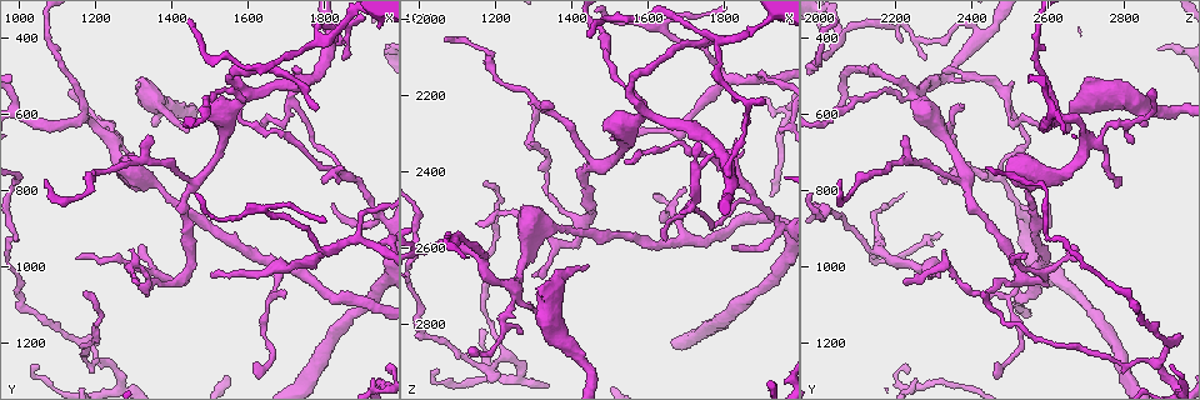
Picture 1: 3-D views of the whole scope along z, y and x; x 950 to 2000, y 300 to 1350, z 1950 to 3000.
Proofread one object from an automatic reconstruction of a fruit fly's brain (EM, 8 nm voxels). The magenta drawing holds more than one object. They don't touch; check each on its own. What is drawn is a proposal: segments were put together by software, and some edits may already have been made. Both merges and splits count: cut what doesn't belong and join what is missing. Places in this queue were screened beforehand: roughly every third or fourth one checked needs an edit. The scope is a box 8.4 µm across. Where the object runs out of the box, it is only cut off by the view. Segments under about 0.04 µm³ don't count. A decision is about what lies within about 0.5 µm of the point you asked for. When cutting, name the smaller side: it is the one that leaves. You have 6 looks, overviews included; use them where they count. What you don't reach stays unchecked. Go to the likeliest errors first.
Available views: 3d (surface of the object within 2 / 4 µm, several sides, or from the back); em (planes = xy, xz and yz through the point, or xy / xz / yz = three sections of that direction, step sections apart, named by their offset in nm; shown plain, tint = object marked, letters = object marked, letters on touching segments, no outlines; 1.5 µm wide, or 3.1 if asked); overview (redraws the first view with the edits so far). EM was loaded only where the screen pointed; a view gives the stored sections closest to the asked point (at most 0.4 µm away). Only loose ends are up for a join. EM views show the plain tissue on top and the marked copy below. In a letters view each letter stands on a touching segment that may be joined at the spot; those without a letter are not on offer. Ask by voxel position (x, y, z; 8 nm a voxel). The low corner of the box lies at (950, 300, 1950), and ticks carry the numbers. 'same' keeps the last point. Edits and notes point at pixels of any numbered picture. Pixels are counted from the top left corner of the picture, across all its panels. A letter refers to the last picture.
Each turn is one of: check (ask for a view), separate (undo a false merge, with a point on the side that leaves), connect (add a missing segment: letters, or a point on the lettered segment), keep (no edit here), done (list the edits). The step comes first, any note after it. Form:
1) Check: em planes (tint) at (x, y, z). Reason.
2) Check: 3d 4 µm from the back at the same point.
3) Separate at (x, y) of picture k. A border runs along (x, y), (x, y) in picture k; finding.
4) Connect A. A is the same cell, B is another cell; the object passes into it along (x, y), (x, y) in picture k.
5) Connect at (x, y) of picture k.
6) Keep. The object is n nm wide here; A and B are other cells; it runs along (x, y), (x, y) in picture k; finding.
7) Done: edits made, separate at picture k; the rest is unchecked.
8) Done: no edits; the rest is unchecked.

Check: em planes (letters) at (1445, 645, 2640).

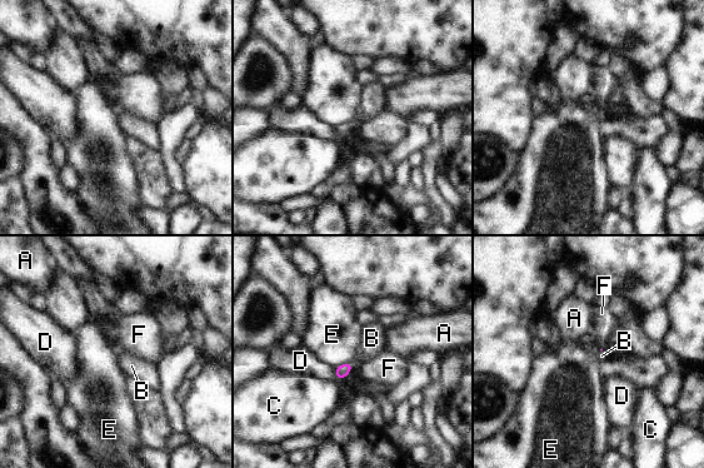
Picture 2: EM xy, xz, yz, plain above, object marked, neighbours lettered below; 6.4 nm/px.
Connect B. B is the same cell, A, C, D, E and F are other cells; the object passes into it along (340, 371), (353, 364), (372, 338) in picture 2; it goes on there.

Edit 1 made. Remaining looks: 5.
Check: 3d 4 µm at (1695, 1080, 2450). Branch stops here.

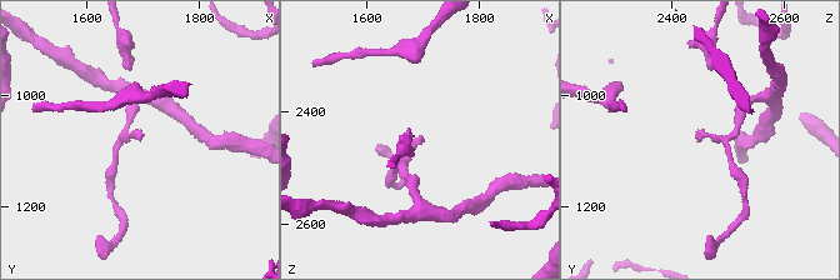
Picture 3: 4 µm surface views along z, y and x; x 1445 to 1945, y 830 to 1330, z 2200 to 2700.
Check: em planes (letters) at (1695, 1085, 2450). Shape alone is not enough.

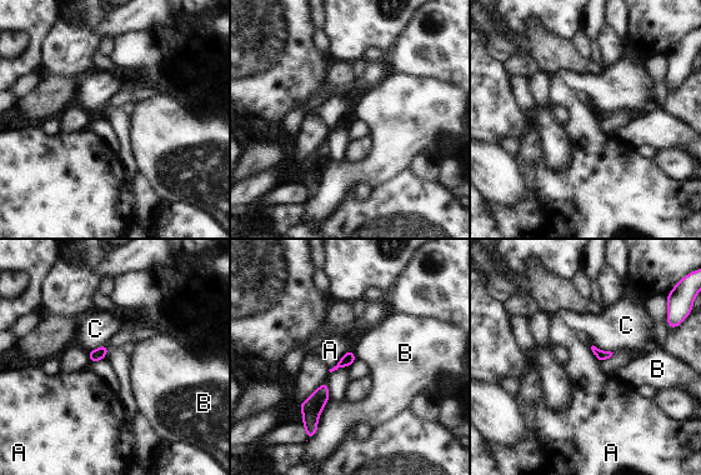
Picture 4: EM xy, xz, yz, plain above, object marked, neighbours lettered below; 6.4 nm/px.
Keep. A, B and C are other cells; a border runs along (330, 398), (313, 436) in picture 4; no lettered segment goes on from it.

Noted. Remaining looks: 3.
Check: 3d 4 µm at (1130, 535, 2875). Tapers out.

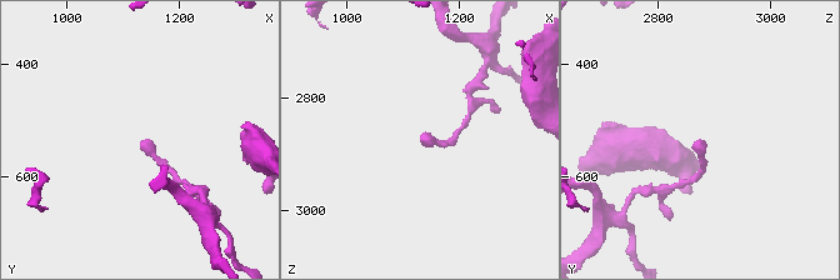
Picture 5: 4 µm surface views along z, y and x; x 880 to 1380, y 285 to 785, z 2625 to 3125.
Check: em xy step 4 (tint) at (1135, 540, 2870). Shape alone is not enough.

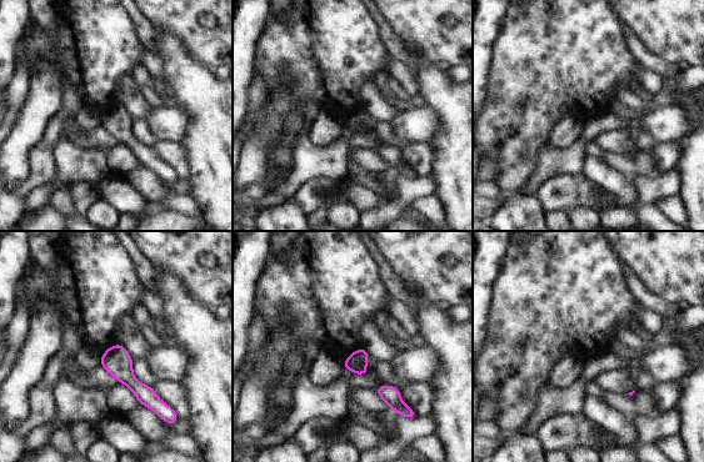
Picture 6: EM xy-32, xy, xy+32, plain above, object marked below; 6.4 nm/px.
Check: em planes (letters) at the same point.

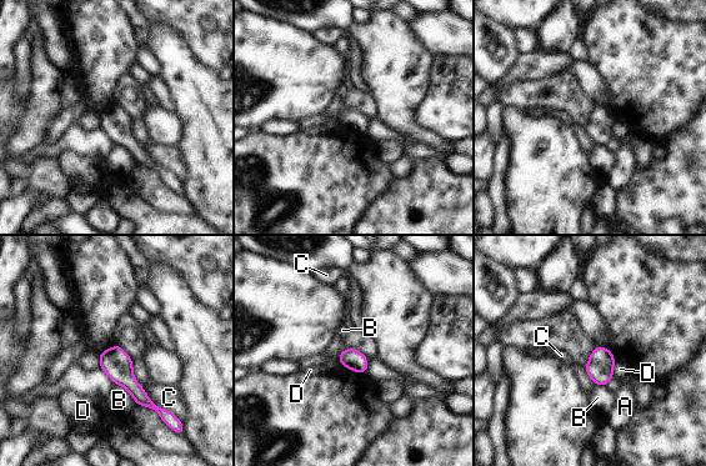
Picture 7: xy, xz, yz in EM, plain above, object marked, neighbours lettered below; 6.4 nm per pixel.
Keep. A, B, C and D are other cells; a border runs along (114, 384), (121, 385), (136, 404) in picture 7; none of them fits.

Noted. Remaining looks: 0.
Done: edits made, connect at picture 2; the rest is unchecked.

